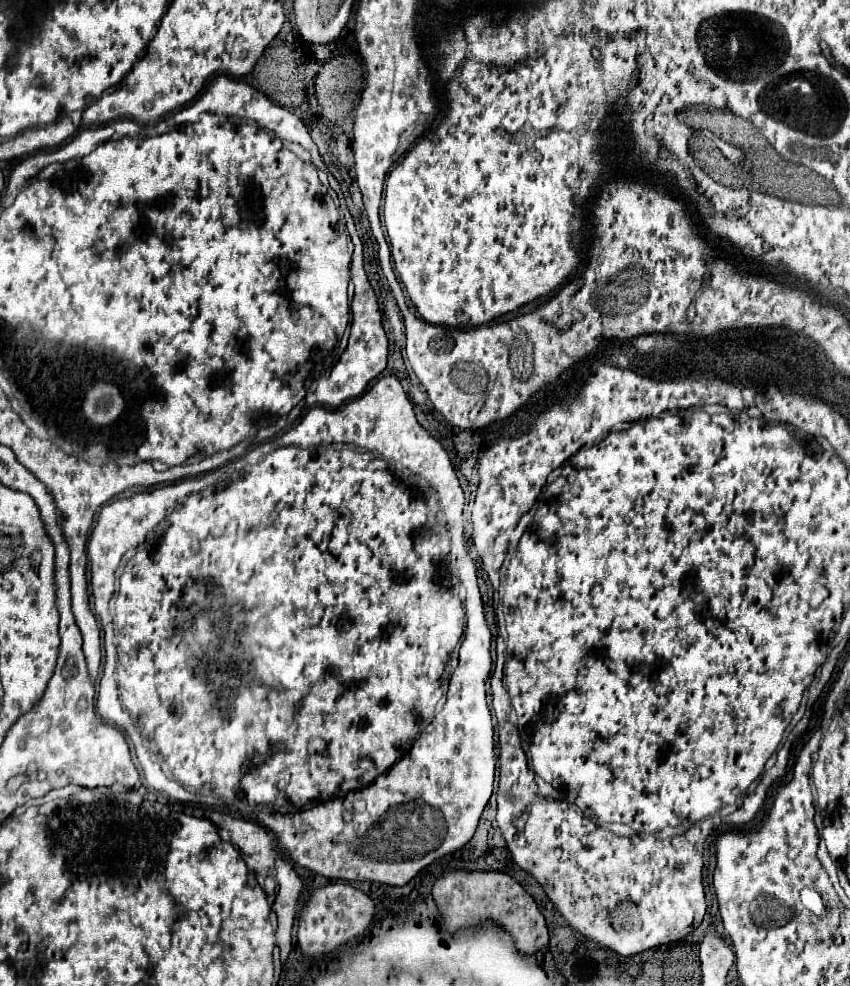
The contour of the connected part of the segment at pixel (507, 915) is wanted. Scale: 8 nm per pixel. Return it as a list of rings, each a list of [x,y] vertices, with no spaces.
[[[447,870],[443,876],[435,880],[433,898],[443,916],[443,926],[449,932],[457,932],[459,928],[477,926],[477,924],[483,924],[485,920],[491,920],[501,924],[515,938],[517,948],[525,954],[533,954],[549,942],[545,918],[539,912],[535,900],[509,874],[493,872],[493,870],[485,870],[485,872]]]

